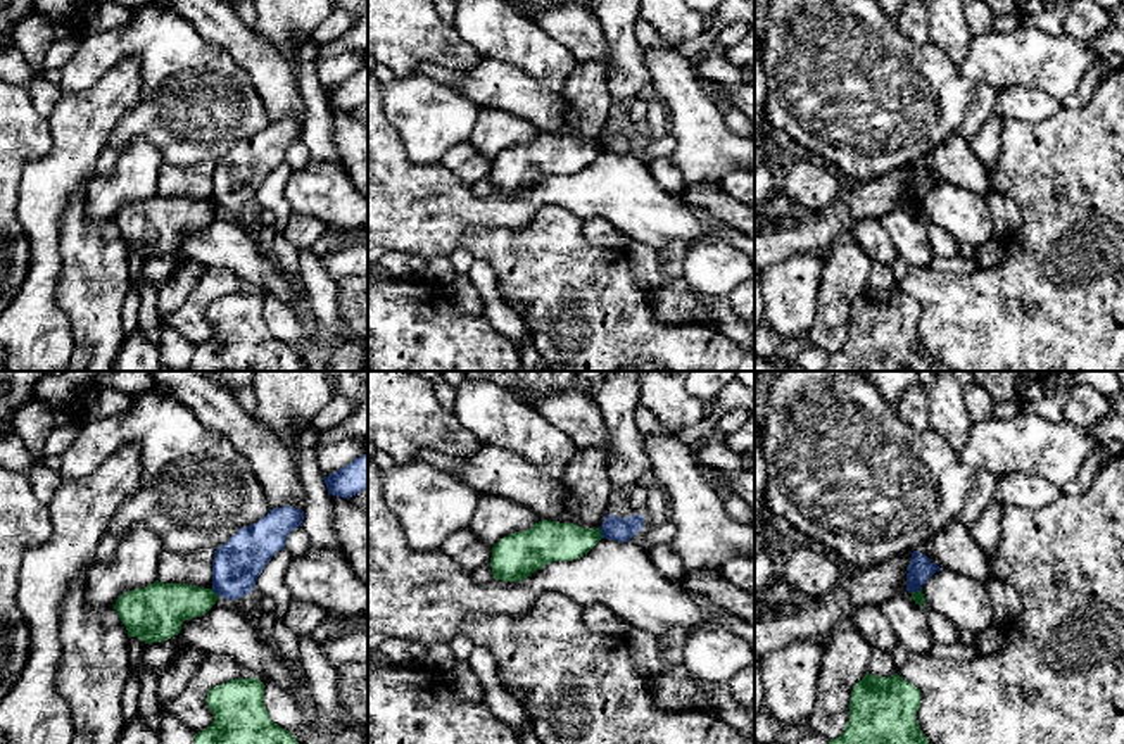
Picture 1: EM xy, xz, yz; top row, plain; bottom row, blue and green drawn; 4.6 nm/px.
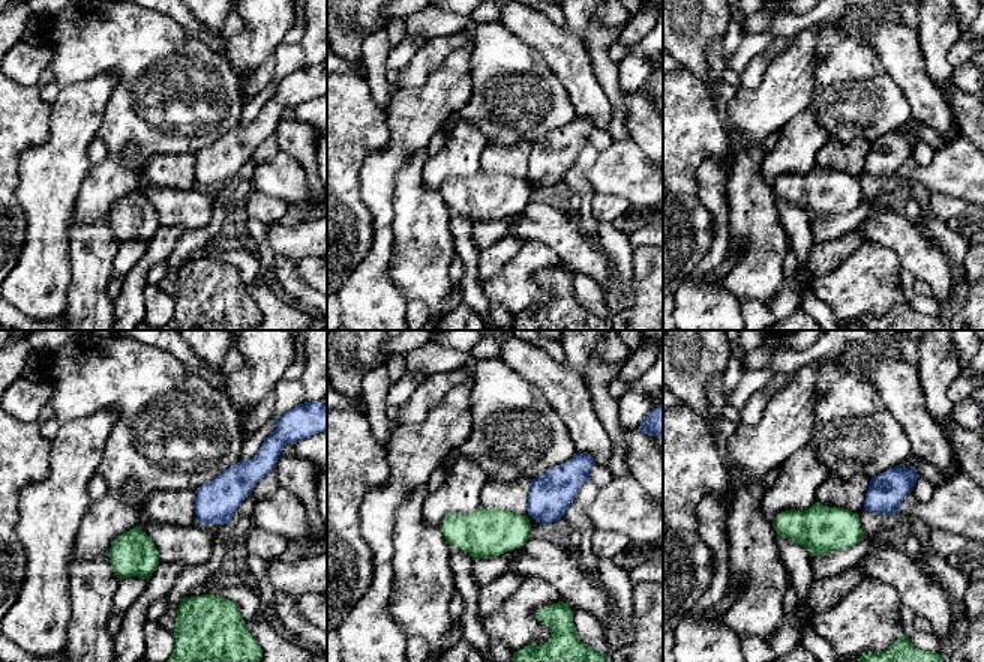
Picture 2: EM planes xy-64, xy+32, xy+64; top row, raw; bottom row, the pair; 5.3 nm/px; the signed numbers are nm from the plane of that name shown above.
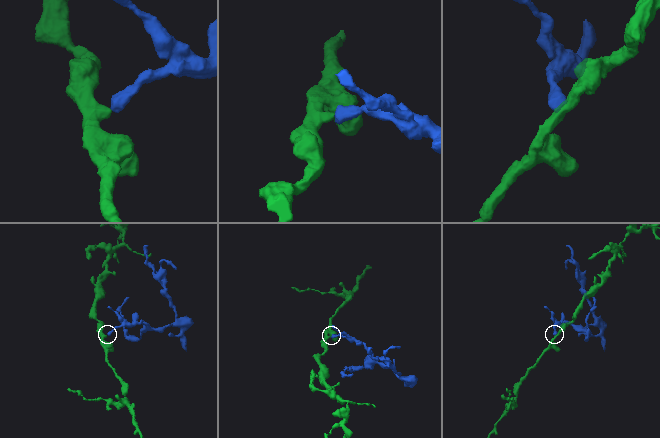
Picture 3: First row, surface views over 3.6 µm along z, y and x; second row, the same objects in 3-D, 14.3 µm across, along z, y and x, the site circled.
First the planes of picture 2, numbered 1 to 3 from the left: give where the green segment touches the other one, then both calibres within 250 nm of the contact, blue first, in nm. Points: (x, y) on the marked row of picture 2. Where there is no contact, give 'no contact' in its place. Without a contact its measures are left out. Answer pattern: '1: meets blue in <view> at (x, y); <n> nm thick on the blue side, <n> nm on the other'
1: no contact
2: no contact
3: no contact

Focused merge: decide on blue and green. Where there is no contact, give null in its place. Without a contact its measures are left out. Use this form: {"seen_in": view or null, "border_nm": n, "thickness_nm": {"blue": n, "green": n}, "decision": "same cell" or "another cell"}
{"seen_in": "xy", "border_nm": 60, "thickness_nm": {"blue": 220, "green": 220}, "decision": "another cell"}

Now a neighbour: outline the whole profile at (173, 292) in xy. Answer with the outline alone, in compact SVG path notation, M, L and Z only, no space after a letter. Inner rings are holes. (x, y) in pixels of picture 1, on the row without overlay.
M185 261L180 271L174 271L164 283L157 288L157 311L161 319L174 312L197 287L205 268Z

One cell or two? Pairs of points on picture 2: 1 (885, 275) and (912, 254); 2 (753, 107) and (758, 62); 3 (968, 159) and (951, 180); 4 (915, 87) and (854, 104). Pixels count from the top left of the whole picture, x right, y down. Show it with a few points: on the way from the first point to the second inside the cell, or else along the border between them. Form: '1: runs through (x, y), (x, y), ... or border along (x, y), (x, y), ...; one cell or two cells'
1: border along (872, 242), (888, 246), (896, 254), (902, 267); two cells
2: border along (774, 57), (756, 87), (741, 87); two cells
3: runs through (963, 164), (951, 176); one cell
4: border along (881, 62), (902, 90), (912, 117); two cells

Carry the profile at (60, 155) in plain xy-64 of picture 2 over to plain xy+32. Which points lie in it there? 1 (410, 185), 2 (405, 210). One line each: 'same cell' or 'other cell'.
1: other cell
2: other cell

